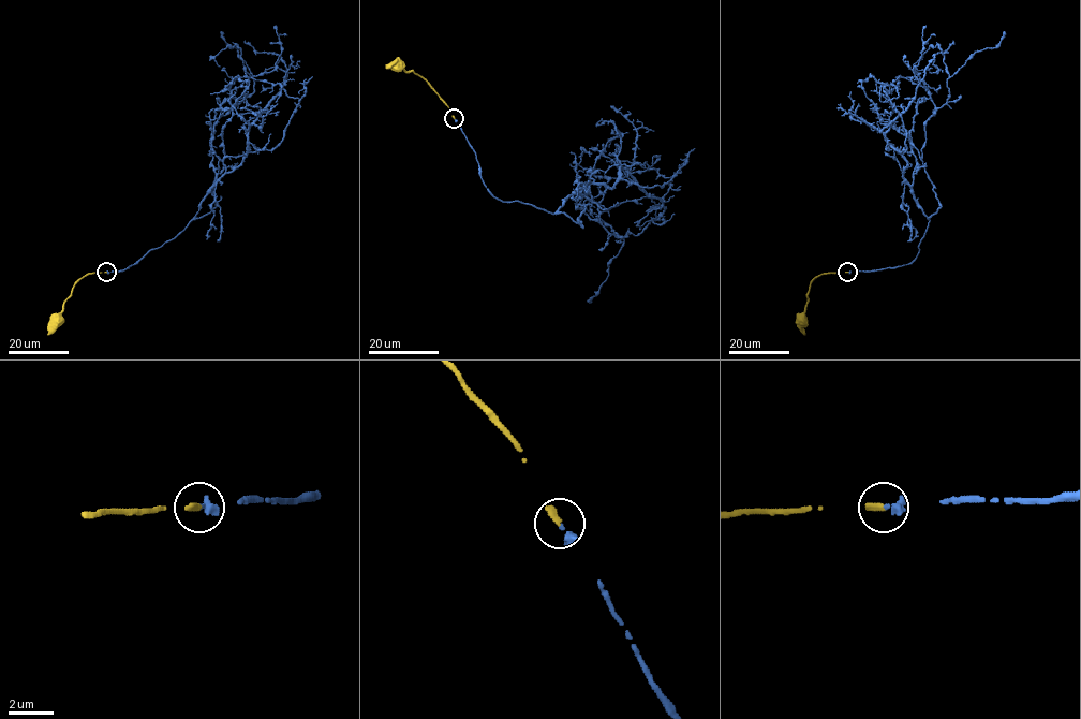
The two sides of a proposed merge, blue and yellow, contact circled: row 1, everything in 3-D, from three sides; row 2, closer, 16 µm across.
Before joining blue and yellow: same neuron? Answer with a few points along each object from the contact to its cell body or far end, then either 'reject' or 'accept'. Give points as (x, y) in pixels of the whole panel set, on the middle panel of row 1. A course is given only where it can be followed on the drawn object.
blue runs (455, 118), (494, 196), (565, 214), (582, 225), (586, 205), (575, 208), (626, 236), (580, 203), (587, 195); yellow runs (455, 118), (445, 101), (421, 76), (397, 63); accept

